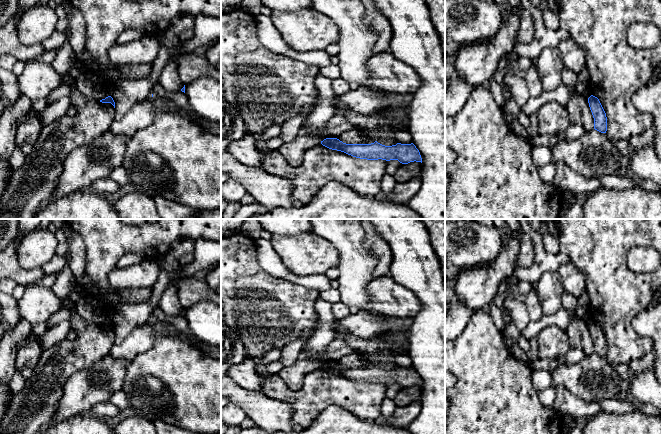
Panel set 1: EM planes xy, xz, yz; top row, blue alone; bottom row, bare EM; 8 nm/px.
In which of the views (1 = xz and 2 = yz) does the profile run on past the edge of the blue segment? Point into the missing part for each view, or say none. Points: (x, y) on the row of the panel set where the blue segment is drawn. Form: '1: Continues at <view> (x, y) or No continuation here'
1: No continuation here
2: No continuation here

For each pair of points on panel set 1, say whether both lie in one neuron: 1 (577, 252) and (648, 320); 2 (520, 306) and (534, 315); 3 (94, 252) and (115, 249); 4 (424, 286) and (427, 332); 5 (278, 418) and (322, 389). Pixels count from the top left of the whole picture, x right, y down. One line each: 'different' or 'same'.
1: different
2: different
3: same
4: same
5: different

